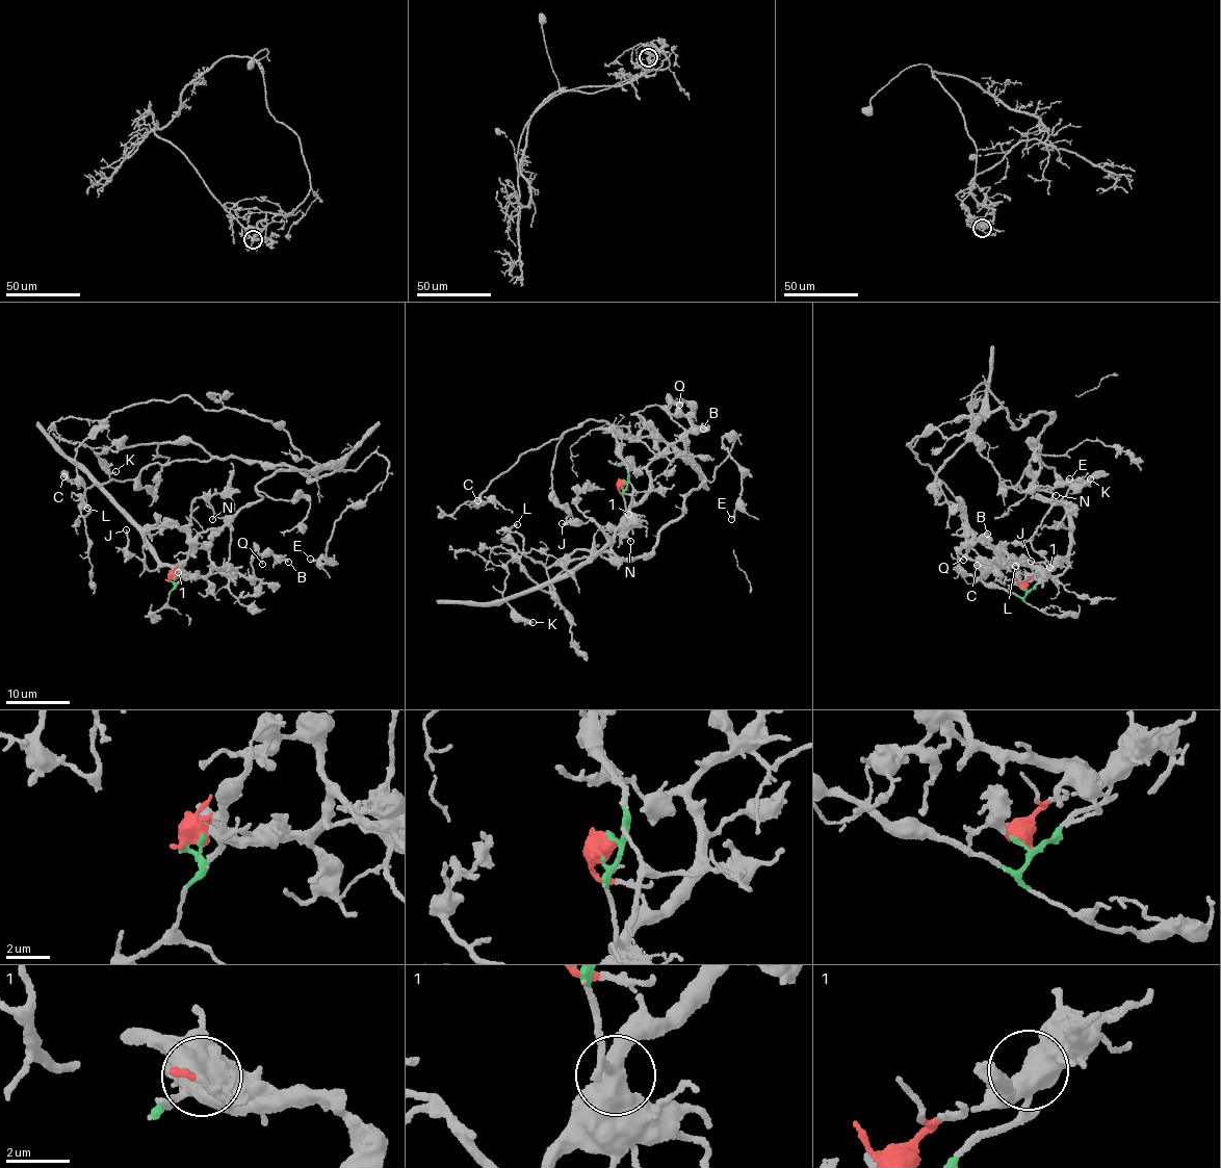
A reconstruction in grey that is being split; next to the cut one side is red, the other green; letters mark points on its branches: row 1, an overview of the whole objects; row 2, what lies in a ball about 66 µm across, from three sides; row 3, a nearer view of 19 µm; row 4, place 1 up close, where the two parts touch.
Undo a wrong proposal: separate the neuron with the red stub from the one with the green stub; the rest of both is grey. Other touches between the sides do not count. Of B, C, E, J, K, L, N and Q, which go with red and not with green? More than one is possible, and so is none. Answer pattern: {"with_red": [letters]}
{"with_red": ["B", "J", "N", "Q"]}

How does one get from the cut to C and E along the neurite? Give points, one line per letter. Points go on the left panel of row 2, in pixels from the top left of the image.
C: (175, 576), (266, 478), (319, 463), (269, 421), (185, 395), (113, 412), (63, 476)
E: (175, 576), (261, 482), (383, 457), (388, 476), (335, 522), (327, 562), (310, 559)

